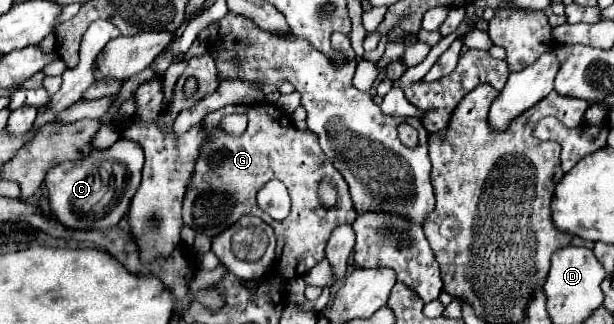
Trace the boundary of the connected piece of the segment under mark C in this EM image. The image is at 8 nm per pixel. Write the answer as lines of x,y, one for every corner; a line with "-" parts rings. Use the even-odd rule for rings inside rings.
118,140
116,144
112,144
106,150
90,152
86,158
82,158
82,162
64,162
62,166
50,168
44,184
48,188
52,218
56,218
62,226
66,226
70,230
100,230
100,228
116,226
128,212
130,200
132,200
136,188
140,186
142,162
144,162
144,154
136,142

